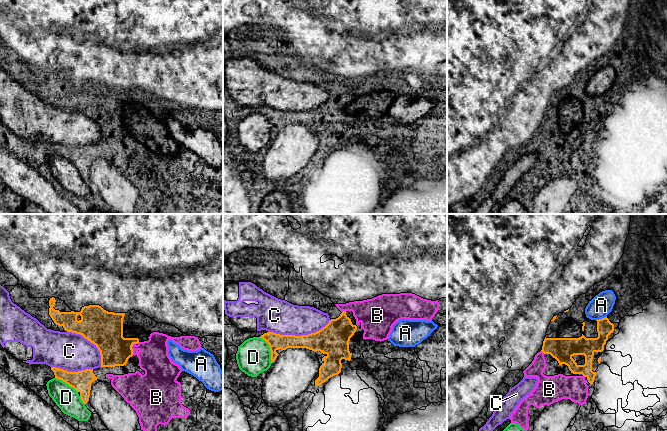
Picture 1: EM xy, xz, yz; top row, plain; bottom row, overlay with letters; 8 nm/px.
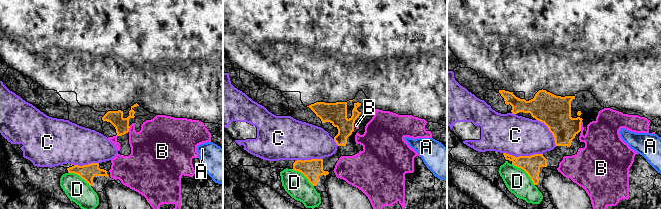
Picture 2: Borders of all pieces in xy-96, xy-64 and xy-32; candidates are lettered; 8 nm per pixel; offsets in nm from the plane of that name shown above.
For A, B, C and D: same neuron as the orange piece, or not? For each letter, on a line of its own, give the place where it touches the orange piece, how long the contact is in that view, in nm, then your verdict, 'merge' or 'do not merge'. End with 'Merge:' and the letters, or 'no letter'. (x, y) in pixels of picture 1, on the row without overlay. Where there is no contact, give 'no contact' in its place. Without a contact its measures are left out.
A: yz (602, 94) | 90 nm | do not merge
B: xy (132, 125) | 100 nm | merge
C: xz (299, 112) | 500 nm | do not merge
D: xz (270, 125) | 240 nm | do not merge
Merge: B

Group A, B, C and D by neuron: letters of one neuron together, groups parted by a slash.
A / B / C / D

